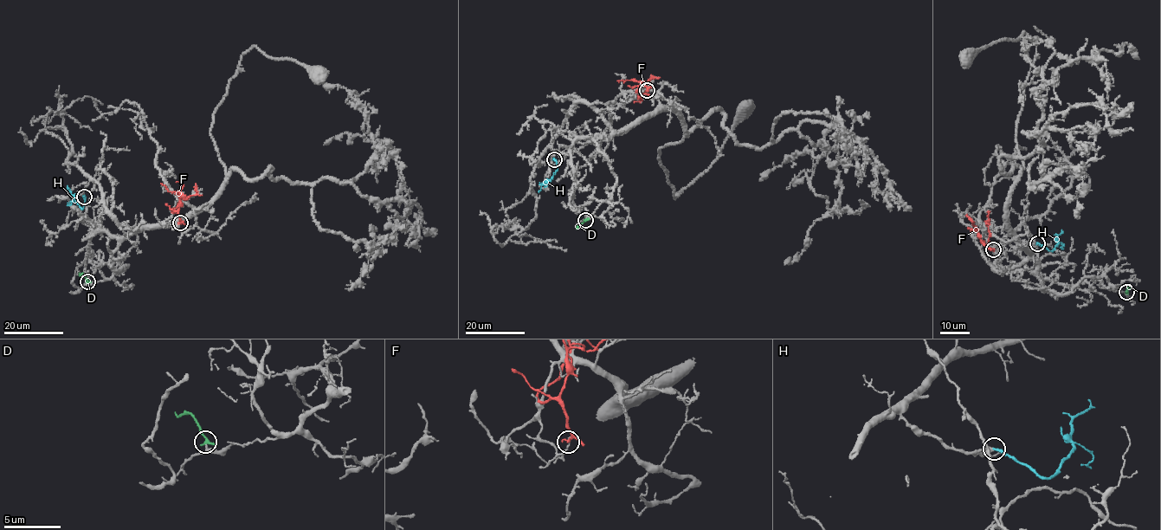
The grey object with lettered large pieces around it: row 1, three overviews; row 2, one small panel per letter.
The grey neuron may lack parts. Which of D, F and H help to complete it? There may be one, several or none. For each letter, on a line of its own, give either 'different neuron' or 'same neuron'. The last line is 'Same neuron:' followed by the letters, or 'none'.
D: different neuron
F: different neuron
H: same neuron
Same neuron: H

